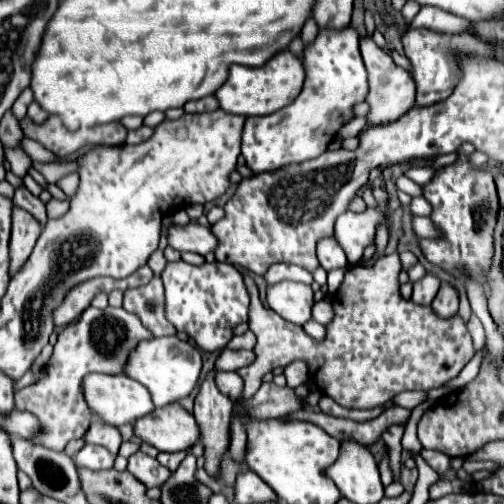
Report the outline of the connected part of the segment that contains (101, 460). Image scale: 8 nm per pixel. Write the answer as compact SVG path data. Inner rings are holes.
M84 444L76 456L74 456L74 464L78 468L88 468L88 470L108 470L112 468L114 464L114 456L102 448L102 446L96 446L96 444Z

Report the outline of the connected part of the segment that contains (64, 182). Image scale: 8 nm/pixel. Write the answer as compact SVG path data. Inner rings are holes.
M76 174L64 176L64 178L58 182L58 186L64 190L64 194L66 194L68 198L72 198L72 196L76 194L76 190L78 190L78 178L76 178Z

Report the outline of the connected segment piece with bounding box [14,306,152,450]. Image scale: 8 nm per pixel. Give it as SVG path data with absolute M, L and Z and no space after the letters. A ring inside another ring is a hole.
M88 308L84 310L84 314L76 320L76 322L70 322L60 334L58 334L58 340L54 344L54 352L46 364L46 376L42 380L38 380L36 384L28 386L22 390L18 390L14 394L15 408L18 410L30 410L32 414L36 414L42 422L42 428L44 432L34 440L46 448L52 448L52 450L64 450L66 442L72 440L72 438L80 438L84 436L84 432L88 430L88 424L90 424L90 412L88 412L88 406L84 402L84 394L82 394L82 382L88 374L92 372L102 372L102 374L124 374L124 366L128 364L128 356L132 350L136 350L136 346L142 342L142 340L150 340L152 338L152 332L140 322L140 318L136 318L134 314L126 312L124 308L104 308L104 310L98 310L98 308Z

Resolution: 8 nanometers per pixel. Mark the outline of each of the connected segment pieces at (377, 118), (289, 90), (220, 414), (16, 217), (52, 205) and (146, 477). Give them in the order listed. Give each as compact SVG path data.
M362 36L360 52L362 52L362 58L364 58L364 66L368 70L368 82L370 82L370 92L368 92L368 98L366 98L366 102L370 104L368 118L374 124L386 124L386 122L398 120L400 116L404 116L414 106L416 86L414 86L412 76L404 68L394 64L392 56L388 52L384 52L382 48L378 48L376 42L370 36Z
M288 50L278 52L272 56L264 66L260 68L248 68L240 64L230 66L228 80L214 92L214 96L220 102L220 108L230 114L240 116L266 116L272 114L286 104L290 104L302 90L304 82L304 68L302 62Z
M212 368L202 386L200 392L194 400L194 418L200 426L202 438L200 442L206 448L206 470L208 474L216 474L218 464L228 450L228 430L230 430L230 420L232 420L232 406L234 402L226 396L220 394L216 386L216 368Z
M14 208L12 210L12 238L10 238L10 276L14 276L34 250L36 238L42 226L32 218L32 214Z
M50 200L46 204L46 210L48 210L48 218L60 218L68 212L68 202L60 202L60 200Z
M136 450L128 458L128 472L132 472L148 488L164 484L168 480L168 476L170 476L168 468L164 468L156 458L150 458L142 450Z

